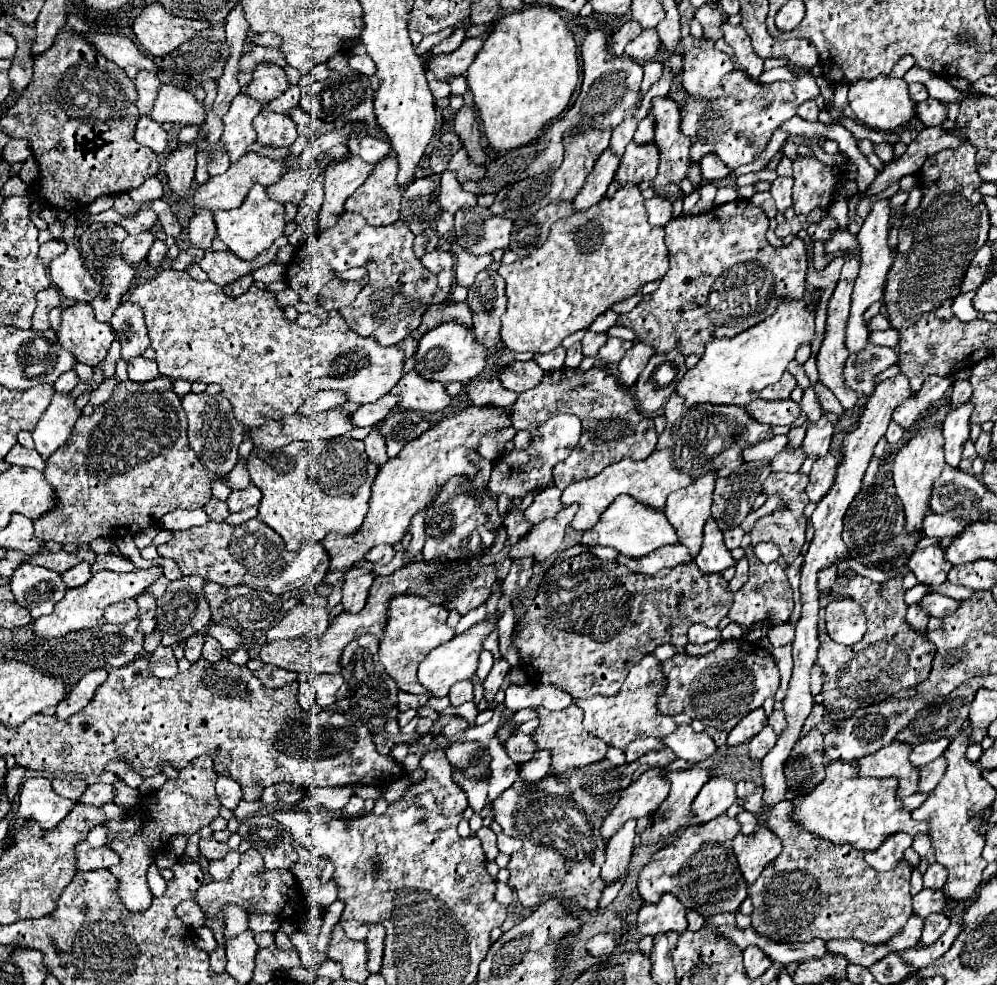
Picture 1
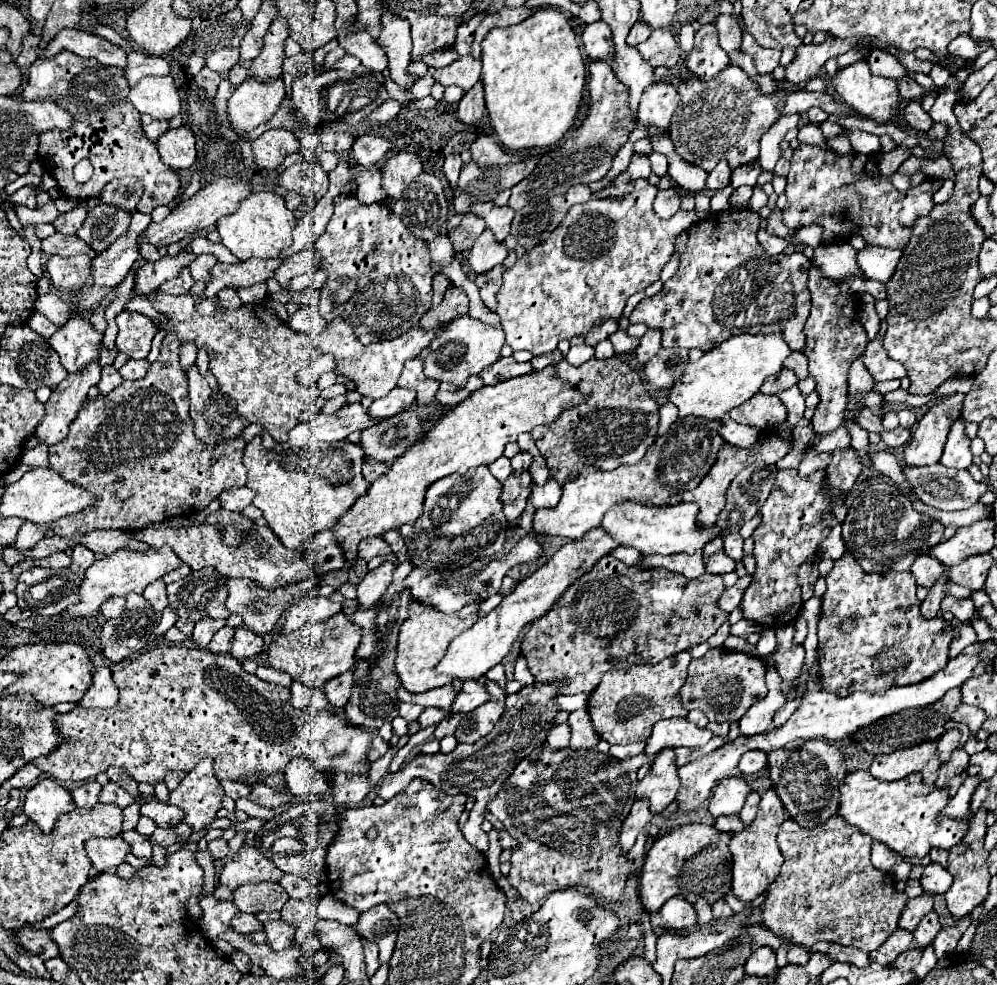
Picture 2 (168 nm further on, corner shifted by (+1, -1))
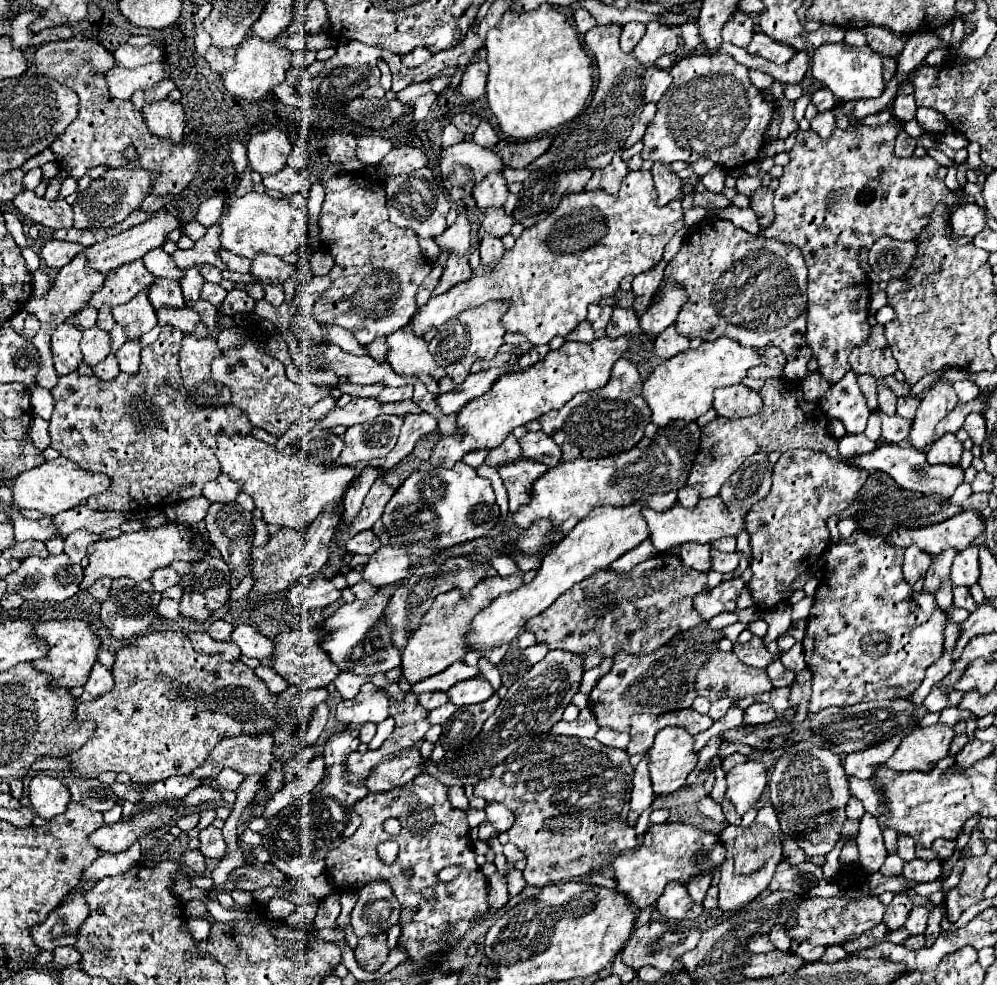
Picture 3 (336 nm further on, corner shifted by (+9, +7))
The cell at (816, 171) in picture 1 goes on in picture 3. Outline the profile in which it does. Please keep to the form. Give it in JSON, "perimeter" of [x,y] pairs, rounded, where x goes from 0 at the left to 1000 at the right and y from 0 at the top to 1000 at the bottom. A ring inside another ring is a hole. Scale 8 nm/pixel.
{"perimeter":[[[897,123],[889,127],[871,129],[859,127],[853,131],[839,131],[830,143],[824,143],[814,131],[800,133],[798,147],[790,153],[792,165],[786,170],[782,188],[776,194],[776,224],[770,232],[764,232],[764,241],[776,241],[786,247],[802,251],[810,271],[810,336],[808,348],[814,360],[820,364],[820,377],[830,389],[841,389],[851,377],[851,360],[857,352],[863,352],[871,340],[871,279],[861,269],[861,253],[873,253],[879,243],[893,240],[903,245],[917,245],[921,237],[931,228],[933,216],[941,206],[959,210],[959,200],[947,188],[949,170],[935,159],[897,159],[897,139],[901,129]]]}

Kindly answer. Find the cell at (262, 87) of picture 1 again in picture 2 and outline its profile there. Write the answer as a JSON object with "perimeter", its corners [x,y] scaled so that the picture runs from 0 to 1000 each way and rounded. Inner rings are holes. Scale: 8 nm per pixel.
{"perimeter":[[[285,17],[275,19],[265,36],[265,46],[261,56],[253,62],[251,76],[257,76],[261,82],[267,82],[269,78],[281,78],[285,62],[285,42],[289,38],[291,38],[289,21]]]}

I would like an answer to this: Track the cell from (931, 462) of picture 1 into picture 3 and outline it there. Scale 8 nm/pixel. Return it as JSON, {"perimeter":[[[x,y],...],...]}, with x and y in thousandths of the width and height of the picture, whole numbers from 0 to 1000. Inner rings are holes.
{"perimeter":[[[947,387],[937,389],[929,397],[913,436],[913,450],[917,456],[925,456],[937,448],[937,442],[939,442],[937,436],[941,427],[947,425],[959,413],[959,409],[961,409],[961,403],[955,391]]]}

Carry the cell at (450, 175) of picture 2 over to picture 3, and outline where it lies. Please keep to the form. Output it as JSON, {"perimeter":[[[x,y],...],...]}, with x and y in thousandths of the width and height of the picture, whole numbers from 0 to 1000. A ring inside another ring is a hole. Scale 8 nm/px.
{"perimeter":[[[451,125],[451,127],[447,127],[447,131],[445,131],[445,135],[443,135],[443,151],[445,149],[453,149],[453,147],[457,147],[457,145],[461,145],[463,143],[463,135]]]}

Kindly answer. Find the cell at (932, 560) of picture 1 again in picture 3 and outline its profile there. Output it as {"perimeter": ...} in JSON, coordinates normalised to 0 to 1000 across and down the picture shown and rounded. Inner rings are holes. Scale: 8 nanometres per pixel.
{"perimeter":[[[917,553],[911,555],[911,557],[907,559],[907,574],[905,574],[909,592],[917,594],[921,588],[925,588],[925,586],[929,584],[929,580],[931,580],[933,572],[935,572],[935,565],[931,565],[931,561],[923,559],[923,557],[917,555]]]}

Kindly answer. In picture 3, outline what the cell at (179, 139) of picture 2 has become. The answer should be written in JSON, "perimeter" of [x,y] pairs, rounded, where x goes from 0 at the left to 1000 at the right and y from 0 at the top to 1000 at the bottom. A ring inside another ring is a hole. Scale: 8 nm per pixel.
{"perimeter":[[[160,103],[144,109],[144,121],[152,137],[181,145],[185,141],[185,111],[181,105]]]}

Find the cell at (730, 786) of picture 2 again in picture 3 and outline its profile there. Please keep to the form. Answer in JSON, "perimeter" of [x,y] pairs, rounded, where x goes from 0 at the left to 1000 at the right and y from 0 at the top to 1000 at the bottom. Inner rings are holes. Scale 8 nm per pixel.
{"perimeter":[[[748,773],[748,775],[732,781],[728,785],[728,793],[730,793],[730,799],[728,799],[726,809],[742,825],[746,825],[752,817],[756,817],[762,811],[766,799],[770,795],[768,777],[762,773]]]}

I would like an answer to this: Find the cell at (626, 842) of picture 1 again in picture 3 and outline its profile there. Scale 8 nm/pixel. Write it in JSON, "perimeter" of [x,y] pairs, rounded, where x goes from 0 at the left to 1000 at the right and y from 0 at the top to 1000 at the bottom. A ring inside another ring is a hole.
{"perimeter":[[[650,766],[640,775],[636,781],[636,799],[634,799],[634,809],[632,809],[632,825],[630,825],[630,840],[636,840],[642,825],[652,821],[656,813],[656,803],[652,797],[652,787],[650,787]]]}

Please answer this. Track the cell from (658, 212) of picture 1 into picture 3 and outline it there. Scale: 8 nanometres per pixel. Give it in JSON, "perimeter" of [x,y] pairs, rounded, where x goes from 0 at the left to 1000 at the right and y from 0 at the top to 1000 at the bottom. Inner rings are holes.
{"perimeter":[[[656,165],[652,176],[656,180],[656,190],[660,194],[660,208],[668,208],[670,204],[674,204],[682,198],[684,182],[678,176],[674,176],[670,168]]]}

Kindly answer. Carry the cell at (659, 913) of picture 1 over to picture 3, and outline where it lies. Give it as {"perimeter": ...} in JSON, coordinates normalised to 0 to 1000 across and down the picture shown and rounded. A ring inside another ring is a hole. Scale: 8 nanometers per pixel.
{"perimeter":[[[682,896],[668,901],[666,909],[658,915],[658,923],[666,933],[696,933],[704,927],[704,919],[698,919]]]}

